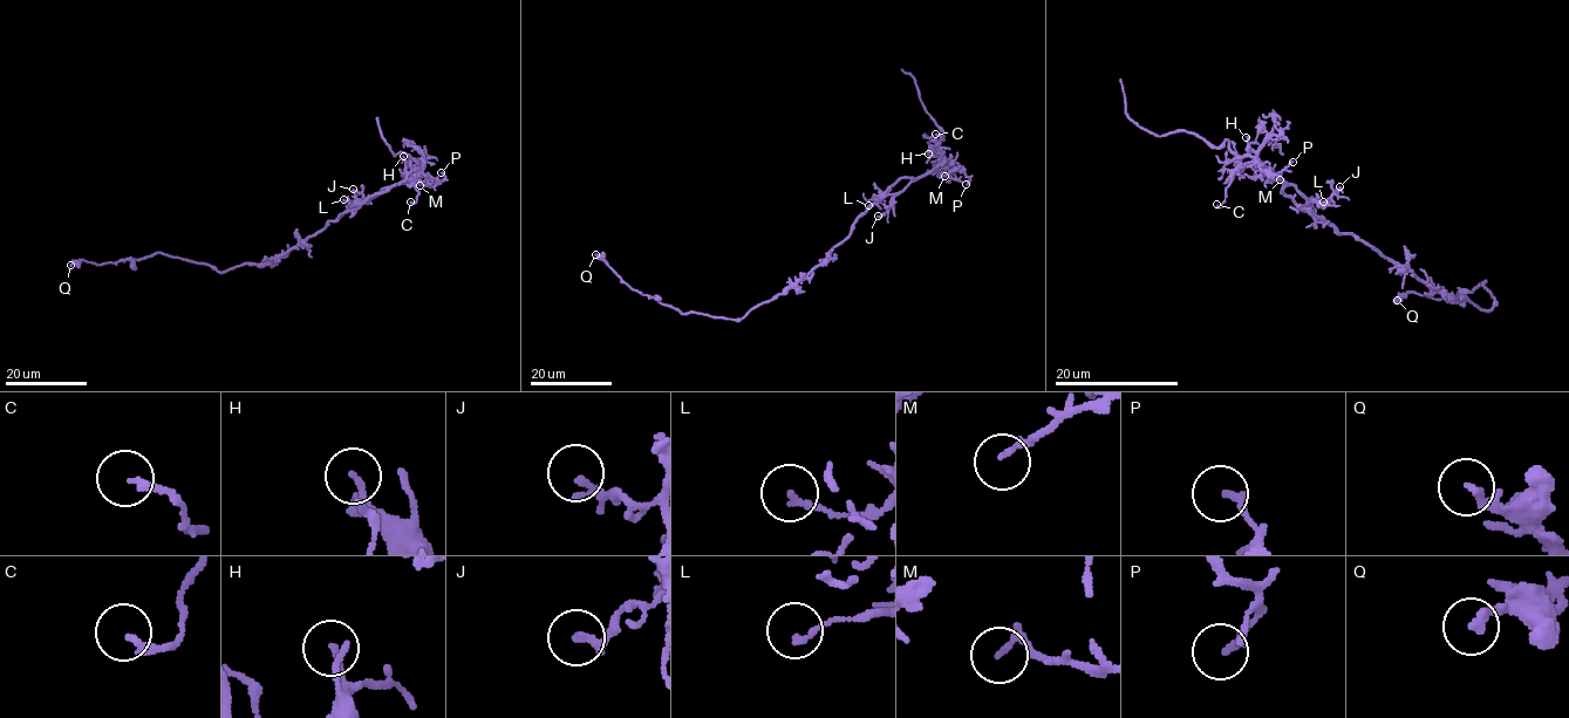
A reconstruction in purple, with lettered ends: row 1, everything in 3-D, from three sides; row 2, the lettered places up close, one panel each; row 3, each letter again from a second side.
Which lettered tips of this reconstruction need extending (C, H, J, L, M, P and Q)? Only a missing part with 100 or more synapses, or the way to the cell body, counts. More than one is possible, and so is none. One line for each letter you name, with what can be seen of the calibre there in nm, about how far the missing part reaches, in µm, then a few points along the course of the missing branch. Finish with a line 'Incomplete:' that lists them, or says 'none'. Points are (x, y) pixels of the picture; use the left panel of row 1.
Incomplete: none

